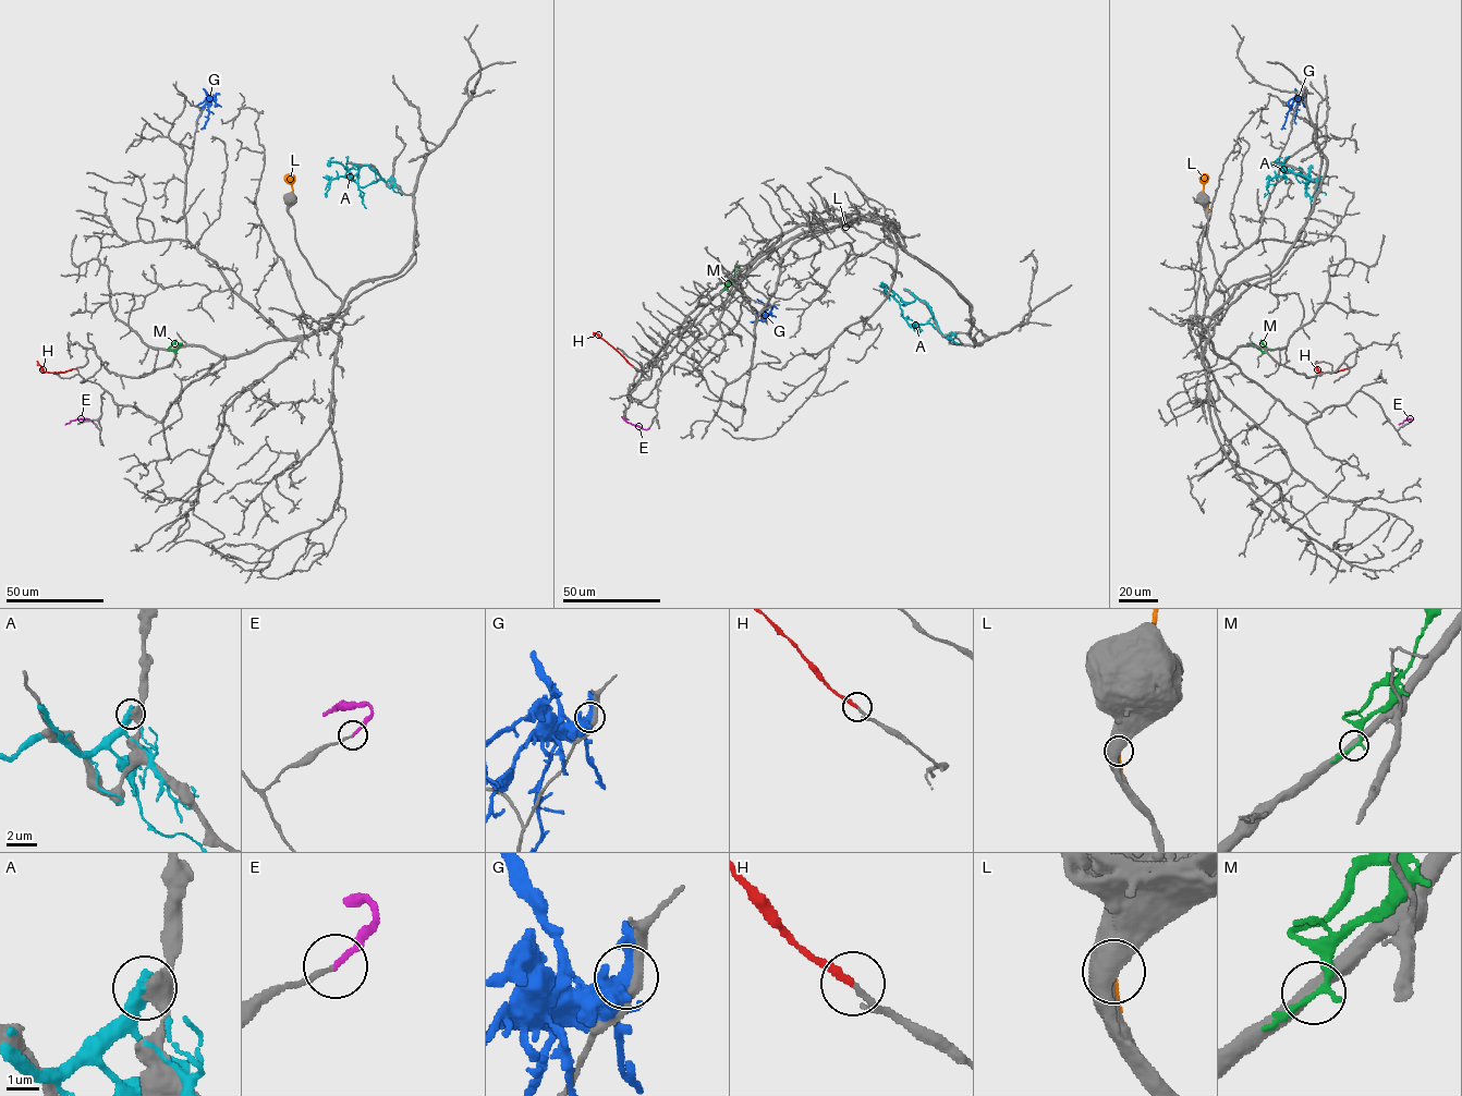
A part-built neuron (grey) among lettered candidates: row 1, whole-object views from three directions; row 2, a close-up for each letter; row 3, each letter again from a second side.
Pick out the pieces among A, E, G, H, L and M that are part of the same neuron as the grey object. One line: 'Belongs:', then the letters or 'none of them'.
Belongs: E, H

